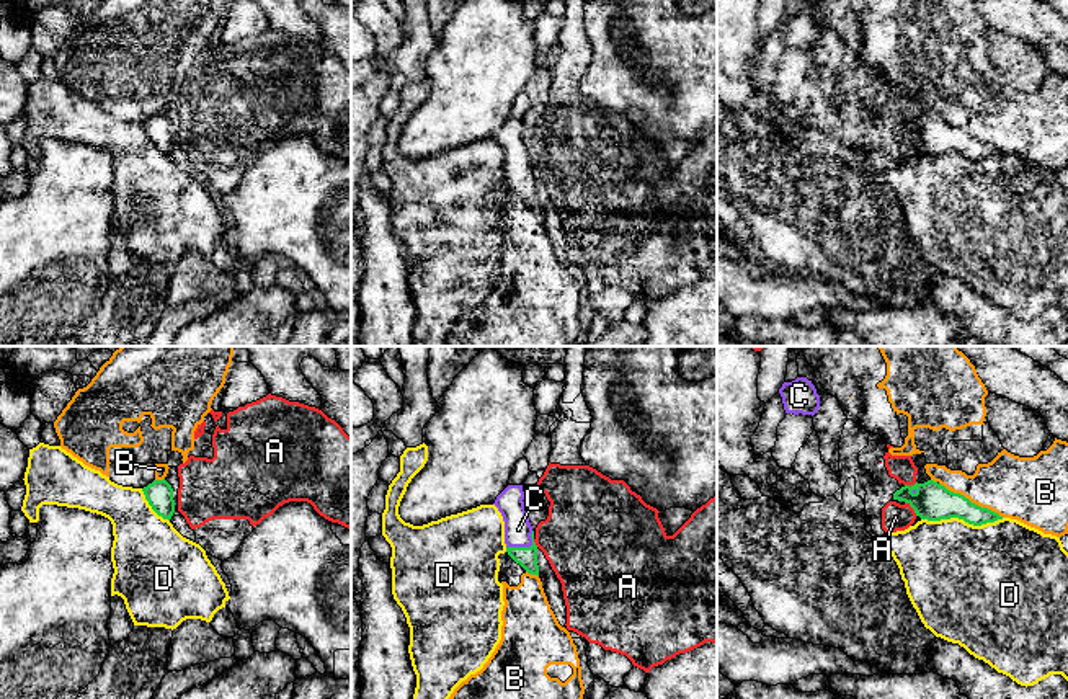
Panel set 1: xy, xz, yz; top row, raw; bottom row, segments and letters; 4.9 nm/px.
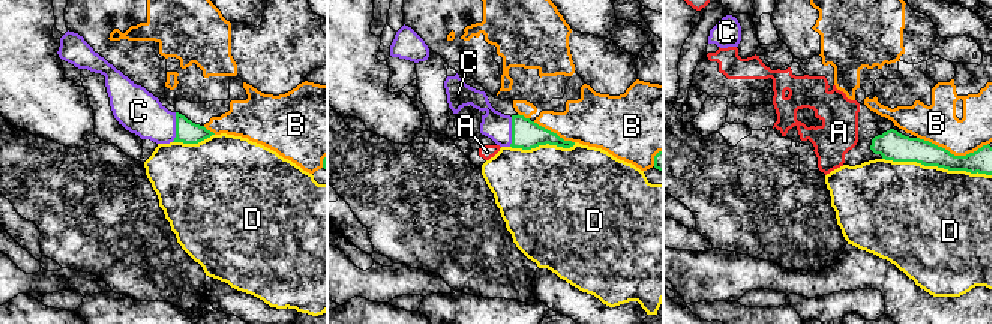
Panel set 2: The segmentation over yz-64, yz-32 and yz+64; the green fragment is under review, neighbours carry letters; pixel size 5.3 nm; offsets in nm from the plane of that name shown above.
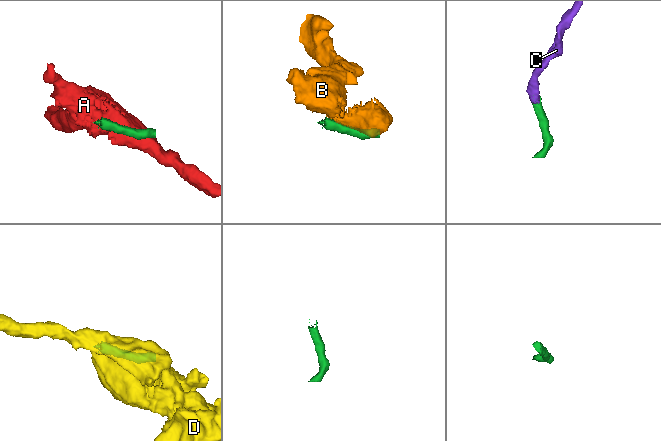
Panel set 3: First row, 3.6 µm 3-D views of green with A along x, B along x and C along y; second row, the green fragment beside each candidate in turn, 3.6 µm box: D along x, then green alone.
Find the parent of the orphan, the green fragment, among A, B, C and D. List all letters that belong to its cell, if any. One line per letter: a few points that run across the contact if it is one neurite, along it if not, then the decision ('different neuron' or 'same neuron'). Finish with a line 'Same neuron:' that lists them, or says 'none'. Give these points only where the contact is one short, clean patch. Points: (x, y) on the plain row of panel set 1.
A: line yz (905, 136), (916, 149); different neuron
B: different neuron
C: line xz (526, 191), (525, 182), (518, 164); same neuron
D: different neuron
Same neuron: C

